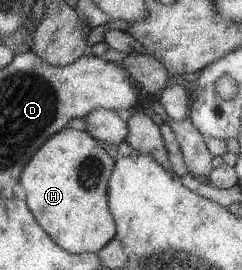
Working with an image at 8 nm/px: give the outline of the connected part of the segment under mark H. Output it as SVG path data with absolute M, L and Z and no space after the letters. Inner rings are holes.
M65 128L42 147L23 170L20 184L26 191L26 202L41 227L56 244L69 253L99 253L118 234L118 227L110 212L108 189L117 158L99 146L99 142L87 133Z

